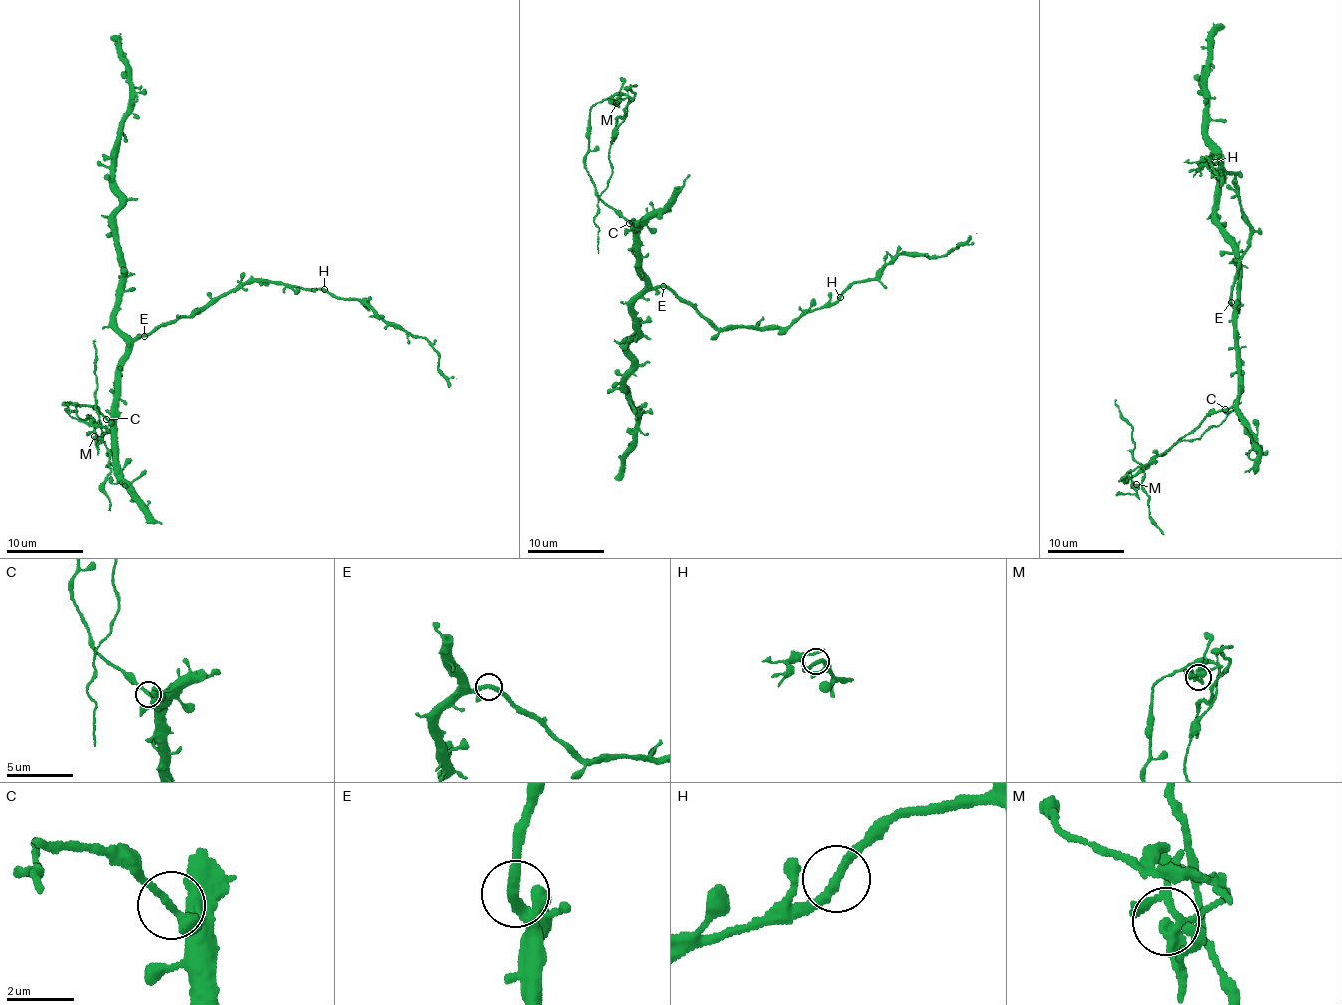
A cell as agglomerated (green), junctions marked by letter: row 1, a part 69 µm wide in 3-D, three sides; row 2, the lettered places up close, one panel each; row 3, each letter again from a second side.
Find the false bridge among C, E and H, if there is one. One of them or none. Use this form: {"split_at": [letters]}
{"split_at": ["C"]}

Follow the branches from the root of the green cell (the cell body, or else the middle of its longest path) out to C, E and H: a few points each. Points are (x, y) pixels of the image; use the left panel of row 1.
C: (125, 353), (121, 394), (115, 401), (115, 420), (110, 422), (106, 418)
E: (125, 353), (138, 336), (144, 336)
H: (125, 353), (138, 336), (146, 336), (158, 327), (211, 306), (246, 284), (273, 282), (324, 289)

